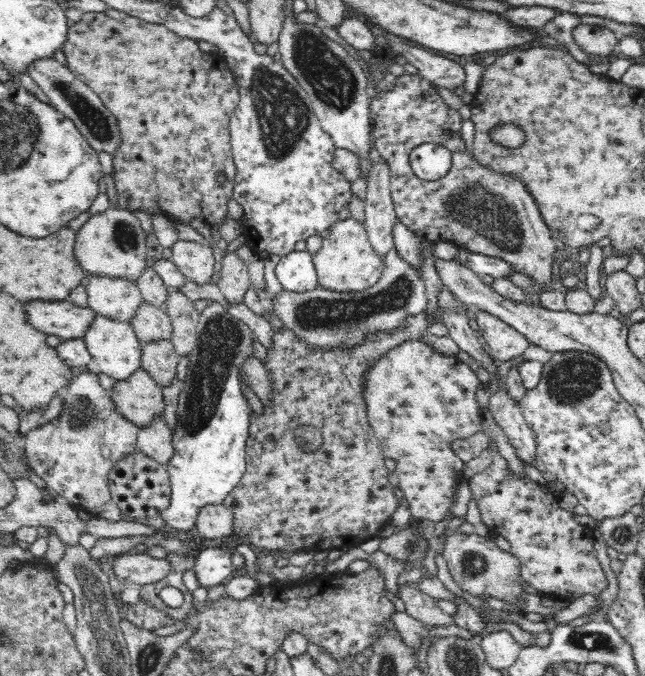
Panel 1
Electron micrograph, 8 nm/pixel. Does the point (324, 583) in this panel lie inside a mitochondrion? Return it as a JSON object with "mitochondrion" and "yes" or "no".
{"mitochondrion":"no"}

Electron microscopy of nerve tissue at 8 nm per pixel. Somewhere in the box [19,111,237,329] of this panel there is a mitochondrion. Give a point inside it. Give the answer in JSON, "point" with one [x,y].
{"point":[124,235]}

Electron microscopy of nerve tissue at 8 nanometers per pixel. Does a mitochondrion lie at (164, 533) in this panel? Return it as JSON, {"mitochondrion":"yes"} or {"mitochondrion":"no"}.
{"mitochondrion":"no"}

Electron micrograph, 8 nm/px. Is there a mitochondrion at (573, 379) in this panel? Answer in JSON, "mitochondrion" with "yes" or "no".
{"mitochondrion":"yes"}

